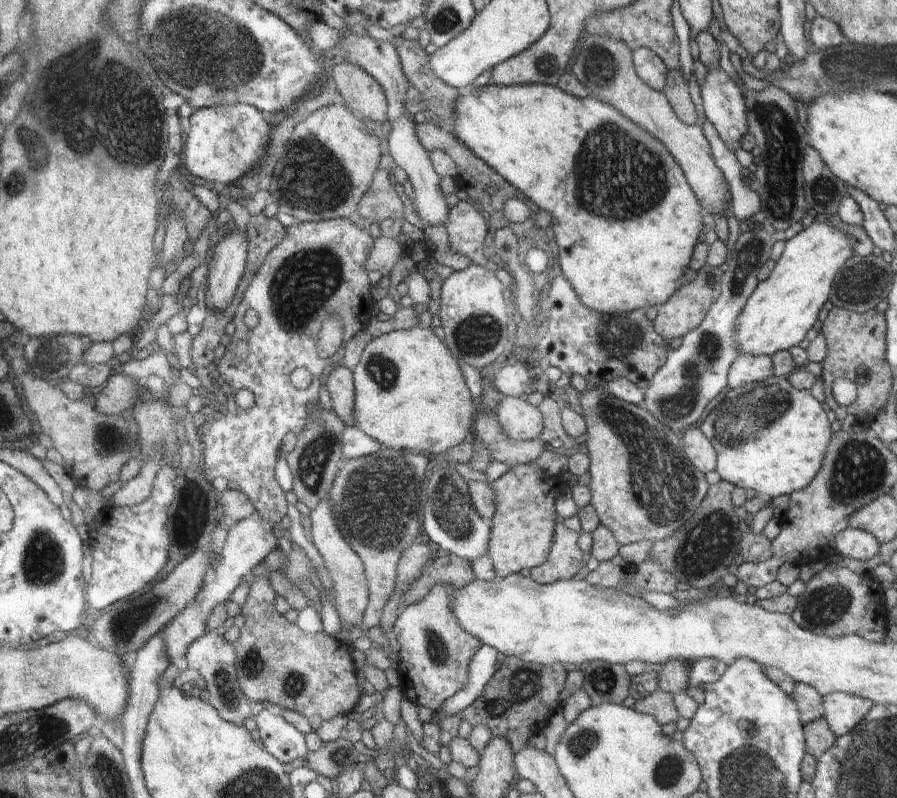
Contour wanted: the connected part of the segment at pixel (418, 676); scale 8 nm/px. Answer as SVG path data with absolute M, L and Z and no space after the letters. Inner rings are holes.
M449 583L434 584L420 602L403 607L391 634L400 643L397 671L404 695L414 705L433 711L442 707L457 691L463 690L468 664L482 645L478 638L460 627L454 612L453 587Z

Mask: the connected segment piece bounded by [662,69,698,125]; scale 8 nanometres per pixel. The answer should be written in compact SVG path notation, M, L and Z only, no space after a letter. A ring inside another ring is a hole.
M668 69L667 81L662 91L678 118L688 125L697 125L695 106L689 94L689 86L680 69Z

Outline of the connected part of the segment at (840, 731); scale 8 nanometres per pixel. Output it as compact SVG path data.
M835 692L822 698L823 718L837 737L855 729L874 706L869 699L847 693Z

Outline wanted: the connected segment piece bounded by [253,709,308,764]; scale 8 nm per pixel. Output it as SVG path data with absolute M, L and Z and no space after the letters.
M264 709L253 720L264 749L282 764L304 758L308 751L304 735L285 722L282 716Z

